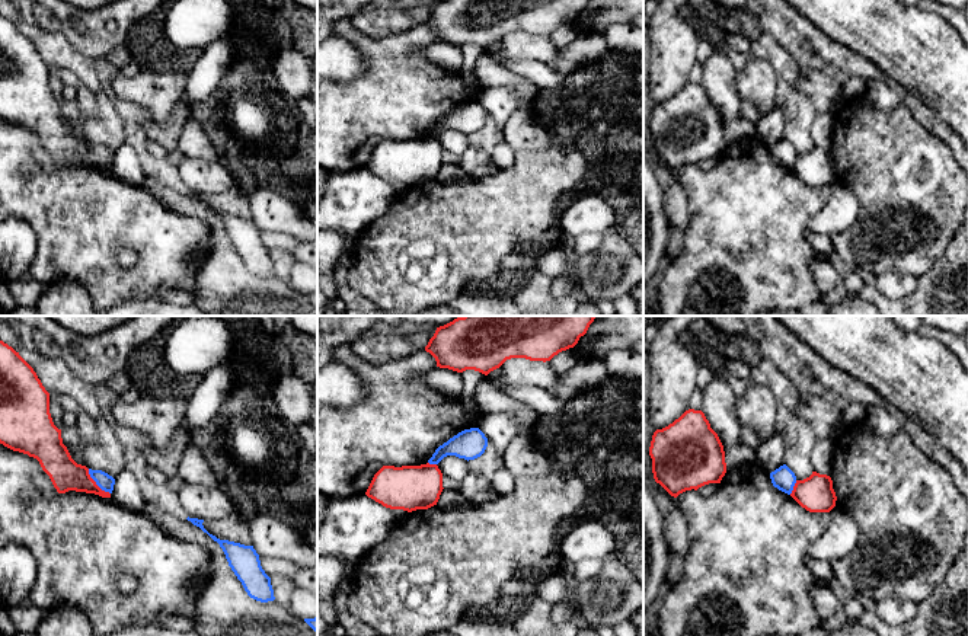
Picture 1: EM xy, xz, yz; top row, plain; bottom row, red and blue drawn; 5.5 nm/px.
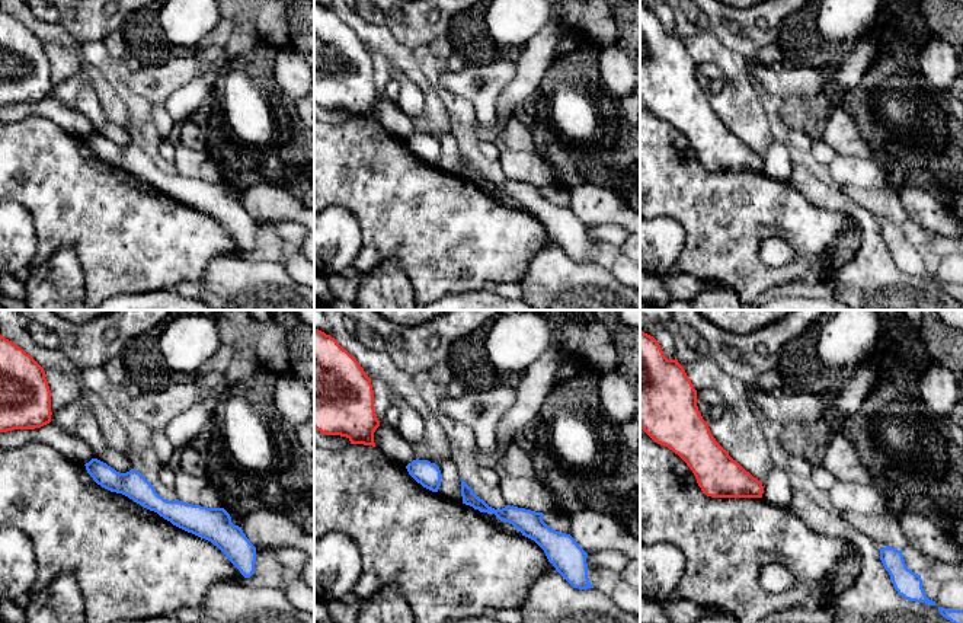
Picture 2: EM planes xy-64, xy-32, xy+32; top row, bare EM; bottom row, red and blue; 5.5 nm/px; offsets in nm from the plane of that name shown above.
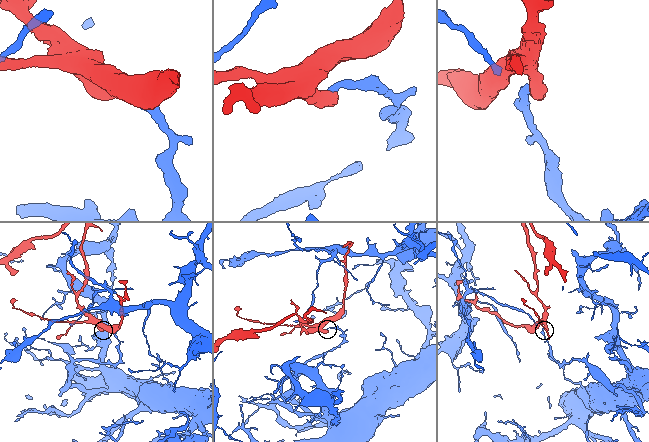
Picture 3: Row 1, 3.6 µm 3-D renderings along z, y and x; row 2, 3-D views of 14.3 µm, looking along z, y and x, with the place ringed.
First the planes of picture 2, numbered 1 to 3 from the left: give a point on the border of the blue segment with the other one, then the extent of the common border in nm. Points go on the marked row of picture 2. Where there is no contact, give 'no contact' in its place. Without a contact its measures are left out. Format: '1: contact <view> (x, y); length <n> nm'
1: no contact
2: no contact
3: no contact

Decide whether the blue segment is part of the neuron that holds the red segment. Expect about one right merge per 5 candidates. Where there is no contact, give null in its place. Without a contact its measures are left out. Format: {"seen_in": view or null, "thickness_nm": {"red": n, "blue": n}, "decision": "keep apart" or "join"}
{"seen_in": "xy", "thickness_nm": {"red": 180, "blue": 90}, "decision": "keep apart"}

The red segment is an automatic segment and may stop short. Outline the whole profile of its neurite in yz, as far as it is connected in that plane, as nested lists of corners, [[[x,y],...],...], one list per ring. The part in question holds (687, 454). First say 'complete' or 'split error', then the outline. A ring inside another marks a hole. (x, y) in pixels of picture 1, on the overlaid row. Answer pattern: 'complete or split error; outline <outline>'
complete; outline [[[689,409],[652,435],[652,473],[671,496],[721,483],[726,473],[725,451],[702,410]]]

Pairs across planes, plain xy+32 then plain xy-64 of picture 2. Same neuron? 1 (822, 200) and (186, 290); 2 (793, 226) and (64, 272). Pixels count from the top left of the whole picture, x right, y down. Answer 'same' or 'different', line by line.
1: different
2: different

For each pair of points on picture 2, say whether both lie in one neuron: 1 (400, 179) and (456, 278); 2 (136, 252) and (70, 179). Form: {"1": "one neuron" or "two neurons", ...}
{"1": "one neuron", "2": "one neuron"}

